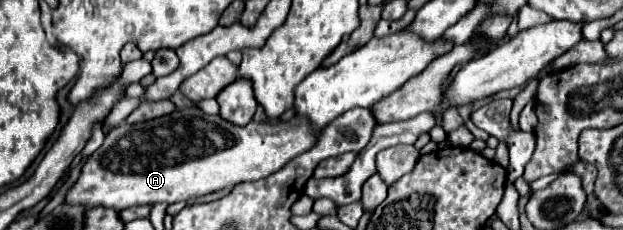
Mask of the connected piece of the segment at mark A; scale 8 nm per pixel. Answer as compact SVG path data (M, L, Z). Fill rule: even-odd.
M200 108L174 110L168 116L140 124L112 128L104 144L86 158L78 180L68 188L64 202L70 206L108 206L124 210L138 204L174 204L236 186L246 180L260 180L280 170L286 160L310 150L316 134L304 118L272 122L250 122L236 126L220 116L208 116Z

